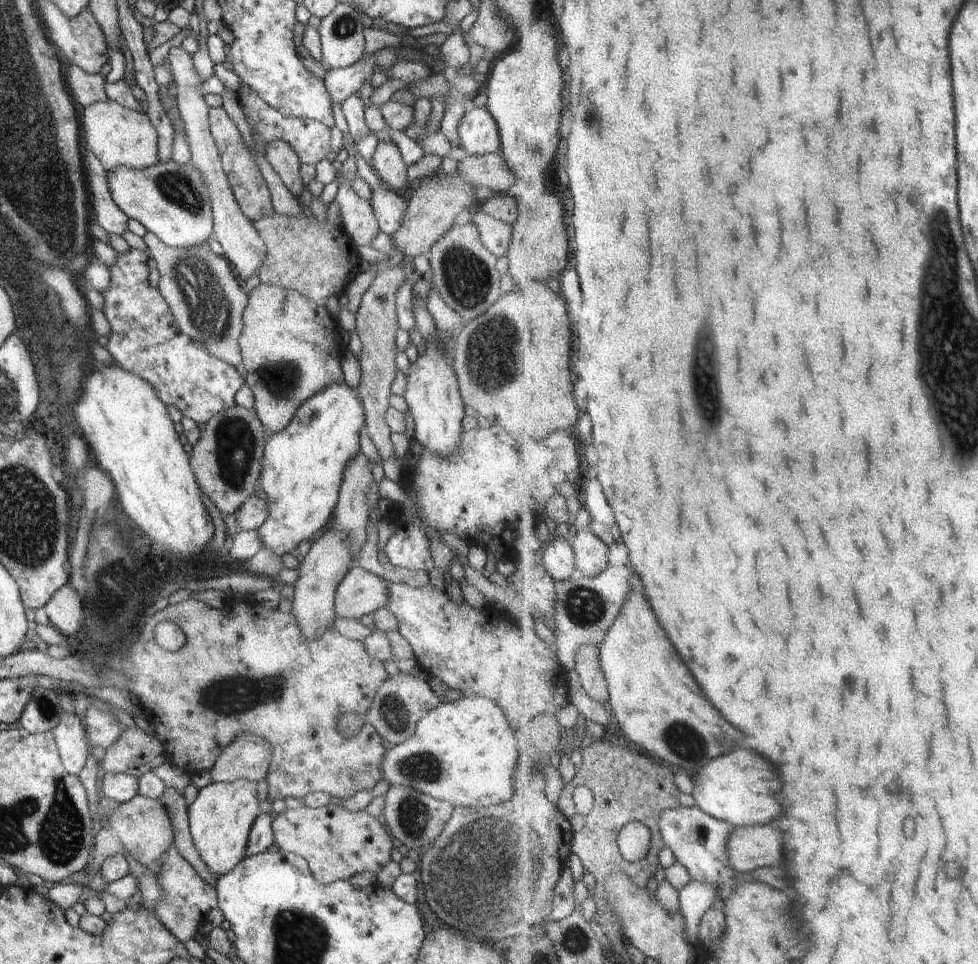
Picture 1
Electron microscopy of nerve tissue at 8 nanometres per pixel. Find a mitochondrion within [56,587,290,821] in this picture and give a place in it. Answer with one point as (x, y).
(232, 697)

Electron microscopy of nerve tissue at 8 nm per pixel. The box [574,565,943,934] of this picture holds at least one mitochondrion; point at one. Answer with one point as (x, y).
(681, 739)

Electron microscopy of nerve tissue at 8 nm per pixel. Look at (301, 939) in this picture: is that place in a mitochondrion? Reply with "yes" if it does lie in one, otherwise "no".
yes

